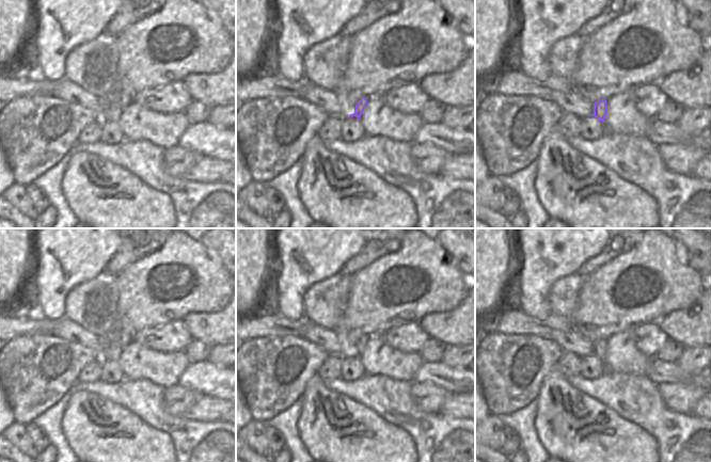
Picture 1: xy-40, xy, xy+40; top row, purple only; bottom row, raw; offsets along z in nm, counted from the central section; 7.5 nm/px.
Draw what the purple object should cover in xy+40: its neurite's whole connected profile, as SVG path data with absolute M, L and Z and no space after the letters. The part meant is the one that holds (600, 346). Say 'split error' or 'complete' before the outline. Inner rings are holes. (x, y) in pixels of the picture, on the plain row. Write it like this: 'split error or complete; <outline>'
complete; M601 338L595 341L592 355L595 355L601 361L604 361L605 354L606 354L606 338Z

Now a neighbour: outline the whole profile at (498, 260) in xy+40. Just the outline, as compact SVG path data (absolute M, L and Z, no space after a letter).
M475 228L475 335L490 325L503 312L509 284L517 277L521 258L518 228Z

